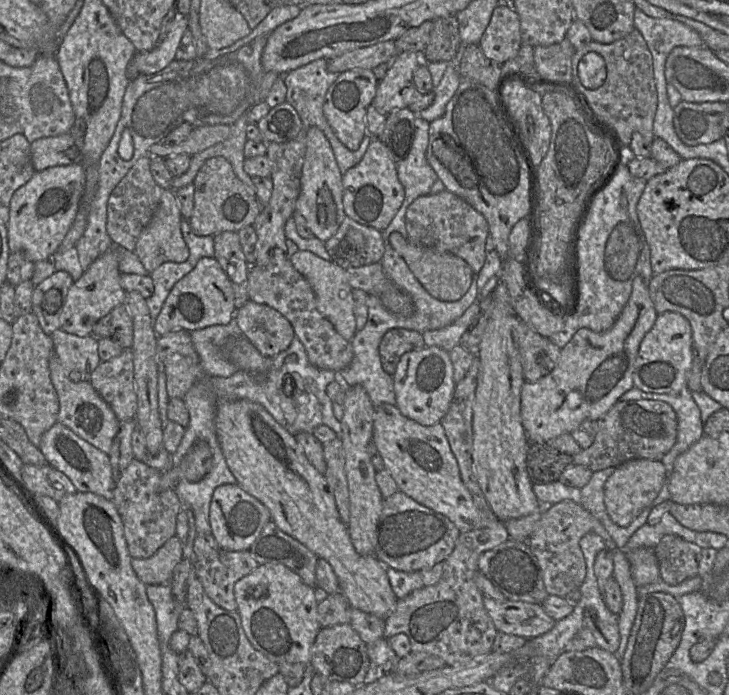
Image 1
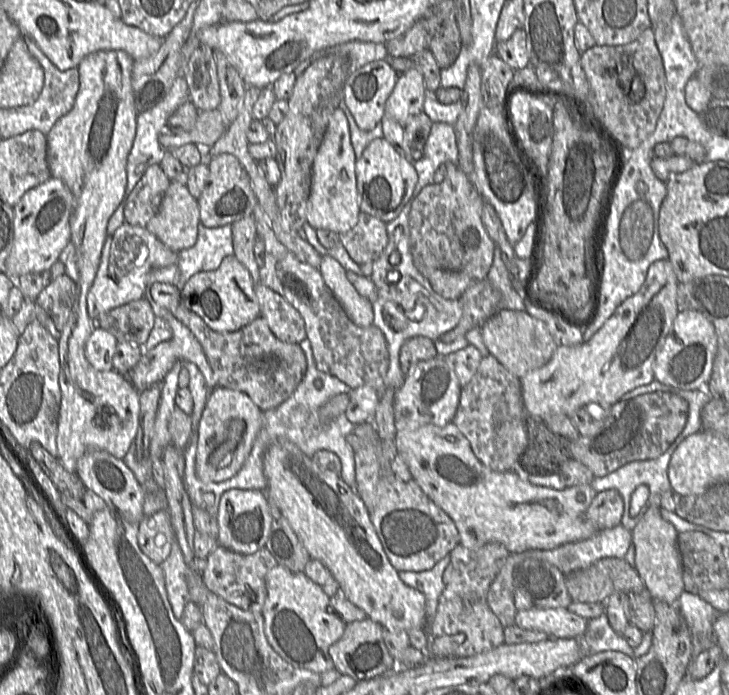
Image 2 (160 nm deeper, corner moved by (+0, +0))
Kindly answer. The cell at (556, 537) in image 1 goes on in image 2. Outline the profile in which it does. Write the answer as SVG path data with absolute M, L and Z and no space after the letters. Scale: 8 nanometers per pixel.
M609 489L597 493L587 510L587 518L600 530L611 529L621 523L624 512L624 502L620 493Z

